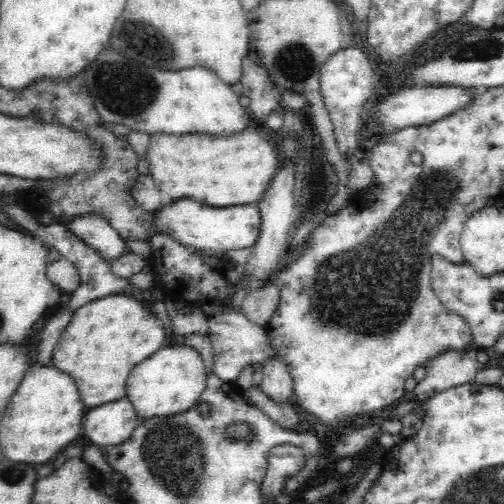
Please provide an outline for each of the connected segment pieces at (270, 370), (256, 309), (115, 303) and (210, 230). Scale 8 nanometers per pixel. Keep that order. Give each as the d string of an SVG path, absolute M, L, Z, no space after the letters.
M273 356L262 366L260 389L280 403L293 402L293 380L286 363L281 357Z
M265 286L260 290L253 288L247 290L247 295L241 305L242 312L252 324L256 324L262 327L266 327L280 298L280 291L277 286Z
M112 293L97 298L80 306L75 312L76 314L73 313L74 320L66 326L66 330L54 348L51 364L76 380L86 409L93 409L126 397L126 378L130 370L164 345L166 335L162 321L144 305L144 302L123 293Z
M190 197L165 199L164 205L152 215L151 234L158 232L170 235L182 246L197 251L252 248L260 234L261 214L256 203L216 208L192 200Z

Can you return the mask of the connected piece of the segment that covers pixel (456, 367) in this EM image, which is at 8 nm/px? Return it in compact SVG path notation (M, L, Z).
M474 346L448 350L426 362L426 376L417 382L414 389L417 403L453 386L474 383L476 373L483 367L476 359L477 350Z

